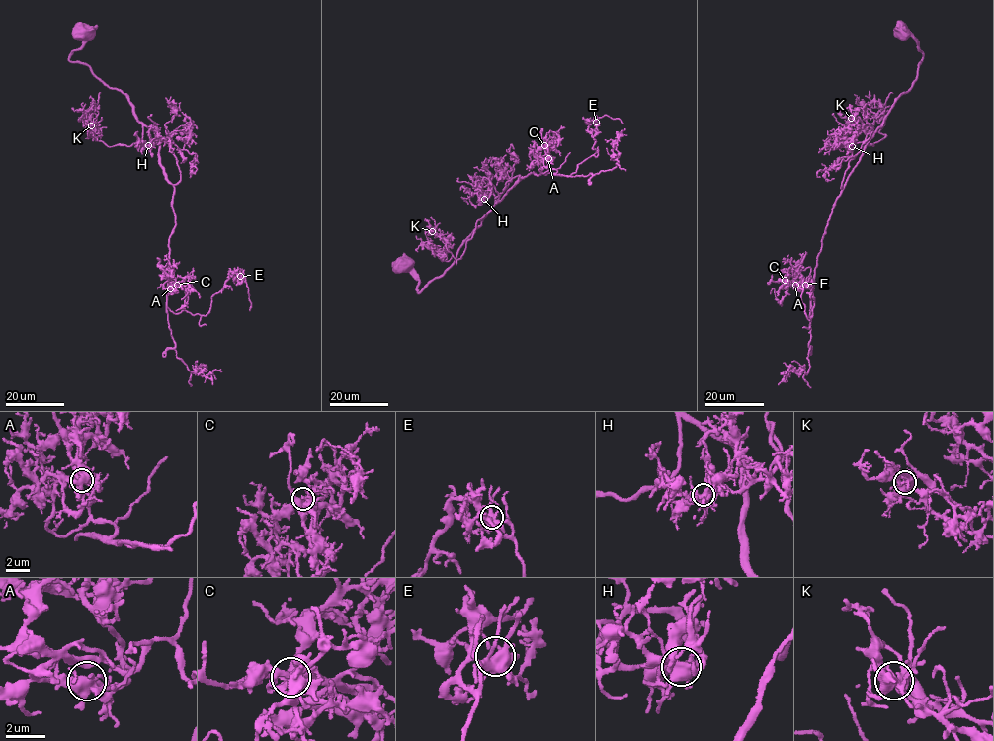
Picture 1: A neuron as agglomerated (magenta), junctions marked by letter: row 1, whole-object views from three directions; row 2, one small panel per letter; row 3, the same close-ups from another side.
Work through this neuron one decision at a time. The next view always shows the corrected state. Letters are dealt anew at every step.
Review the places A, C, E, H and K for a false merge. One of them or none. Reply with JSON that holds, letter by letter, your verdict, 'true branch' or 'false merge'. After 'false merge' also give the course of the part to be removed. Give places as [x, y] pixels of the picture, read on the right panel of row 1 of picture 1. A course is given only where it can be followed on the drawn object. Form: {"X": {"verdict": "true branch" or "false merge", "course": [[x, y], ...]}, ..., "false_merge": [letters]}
{"A": {"verdict": "true branch"}, "C": {"verdict": "true branch"}, "E": {"verdict": "true branch"}, "H": {"verdict": "true branch"}, "K": {"verdict": "true branch"}, "false_merge": []}

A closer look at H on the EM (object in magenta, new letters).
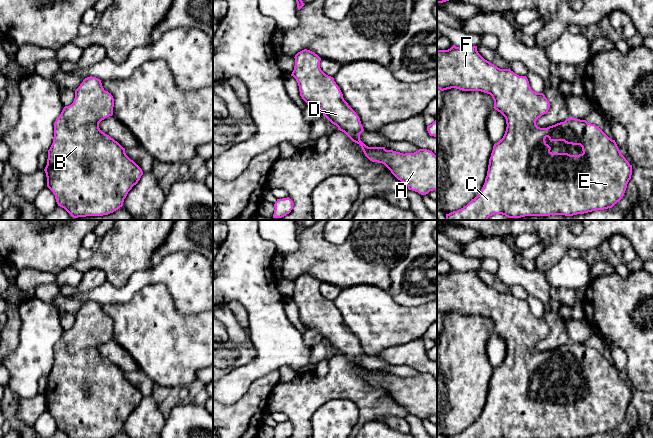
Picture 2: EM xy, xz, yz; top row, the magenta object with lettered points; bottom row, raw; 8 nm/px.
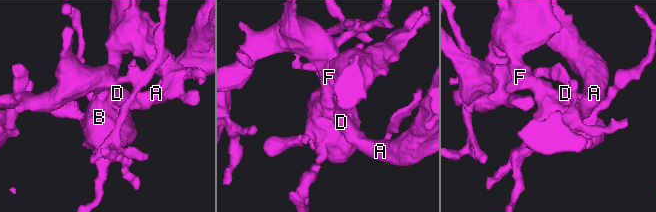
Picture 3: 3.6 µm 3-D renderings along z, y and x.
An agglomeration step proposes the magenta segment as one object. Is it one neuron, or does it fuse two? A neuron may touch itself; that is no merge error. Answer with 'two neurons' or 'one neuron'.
one neuron

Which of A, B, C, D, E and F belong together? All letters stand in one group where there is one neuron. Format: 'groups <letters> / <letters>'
groups A B C D E F

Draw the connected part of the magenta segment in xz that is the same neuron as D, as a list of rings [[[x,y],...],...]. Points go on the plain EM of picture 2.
[[[307,273],[298,276],[294,282],[291,300],[296,303],[300,320],[307,329],[318,331],[338,354],[361,370],[370,385],[384,388],[409,414],[421,419],[437,415],[437,380],[432,375],[419,373],[403,378],[385,371],[366,370],[360,364],[364,353],[359,340],[344,324],[334,302],[321,294],[321,282]]]

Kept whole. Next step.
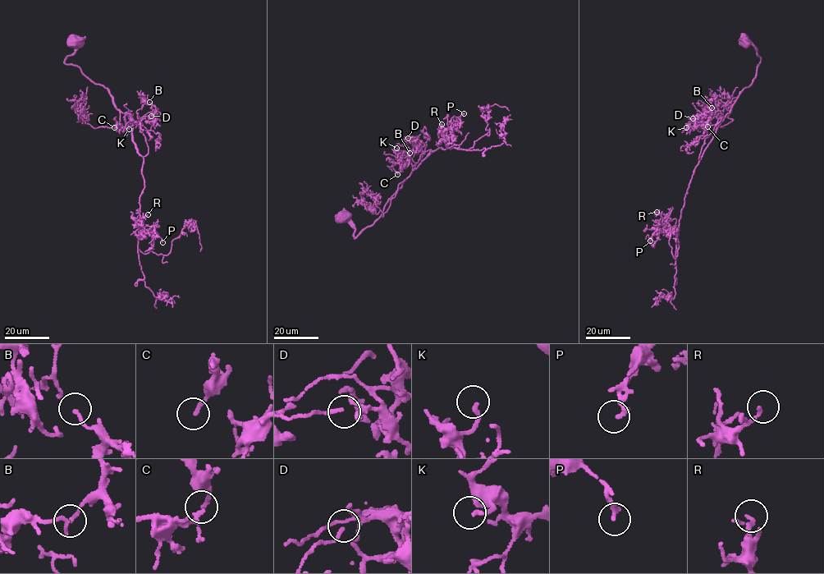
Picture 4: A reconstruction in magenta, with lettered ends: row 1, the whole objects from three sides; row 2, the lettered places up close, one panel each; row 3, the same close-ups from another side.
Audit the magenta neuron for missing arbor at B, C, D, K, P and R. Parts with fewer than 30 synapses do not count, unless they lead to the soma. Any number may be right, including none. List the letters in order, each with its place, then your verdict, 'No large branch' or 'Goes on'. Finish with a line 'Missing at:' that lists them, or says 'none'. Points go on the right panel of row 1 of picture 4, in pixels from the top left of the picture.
B: Place: (711, 107). No large branch
C: Place: (707, 126). No large branch
D: Place: (693, 118). No large branch
K: Place: (686, 127). No large branch
P: Place: (650, 241). No large branch
R: Place: (656, 212). No large branch
Missing at: none

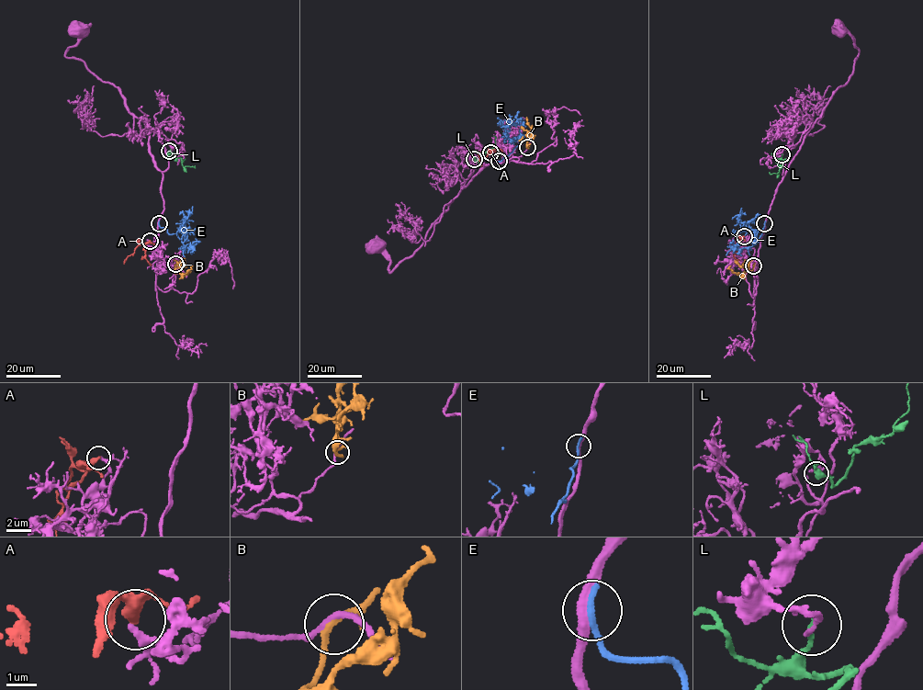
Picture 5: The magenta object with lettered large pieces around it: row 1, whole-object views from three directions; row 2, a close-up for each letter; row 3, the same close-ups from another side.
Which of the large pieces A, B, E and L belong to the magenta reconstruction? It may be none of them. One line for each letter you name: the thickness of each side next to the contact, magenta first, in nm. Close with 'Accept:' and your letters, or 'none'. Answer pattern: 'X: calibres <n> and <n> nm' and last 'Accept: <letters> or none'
E: calibres 320 and 260 nm
Accept: E

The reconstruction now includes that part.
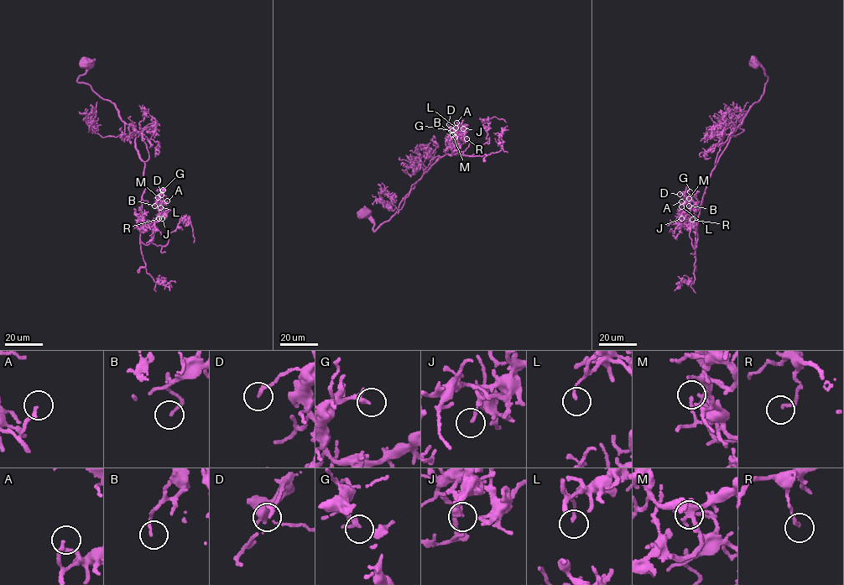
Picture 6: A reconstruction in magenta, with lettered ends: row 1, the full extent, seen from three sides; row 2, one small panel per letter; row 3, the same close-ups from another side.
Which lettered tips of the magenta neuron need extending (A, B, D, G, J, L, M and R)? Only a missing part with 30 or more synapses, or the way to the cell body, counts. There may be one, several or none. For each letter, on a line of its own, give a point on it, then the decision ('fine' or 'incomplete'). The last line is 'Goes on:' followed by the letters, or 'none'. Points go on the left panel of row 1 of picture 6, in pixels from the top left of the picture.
A: place (167, 201); fine
B: place (154, 206); fine
D: place (161, 195); fine
G: place (163, 190); fine
J: place (162, 218); fine
L: place (160, 207); fine
M: place (158, 197); fine
R: place (158, 218); fine
Goes on: none

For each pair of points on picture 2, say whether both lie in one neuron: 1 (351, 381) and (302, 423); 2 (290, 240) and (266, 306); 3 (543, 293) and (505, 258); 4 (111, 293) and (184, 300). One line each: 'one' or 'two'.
1: one
2: two
3: one
4: one

